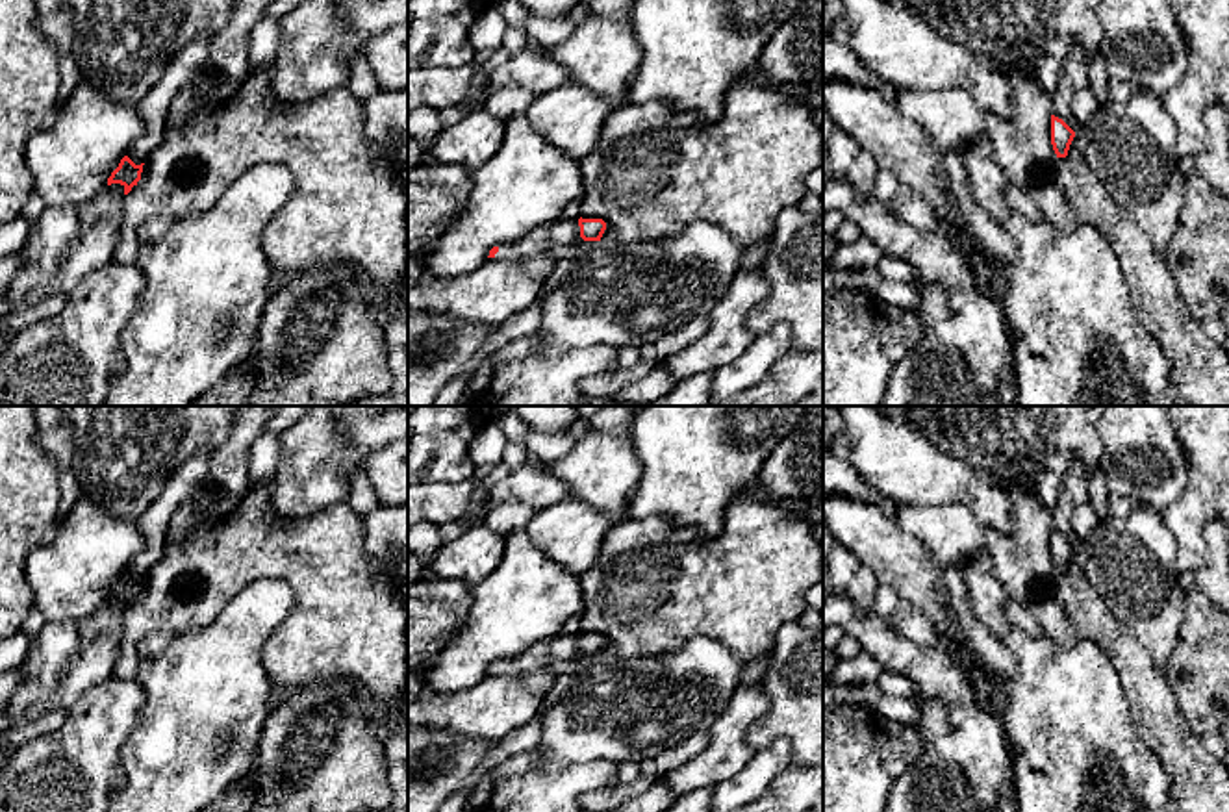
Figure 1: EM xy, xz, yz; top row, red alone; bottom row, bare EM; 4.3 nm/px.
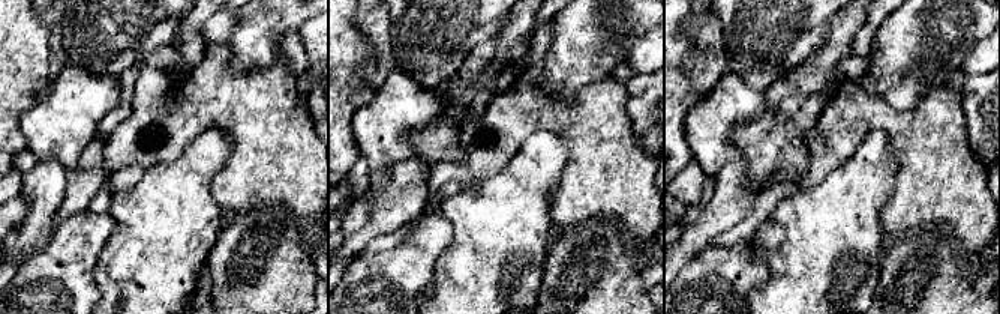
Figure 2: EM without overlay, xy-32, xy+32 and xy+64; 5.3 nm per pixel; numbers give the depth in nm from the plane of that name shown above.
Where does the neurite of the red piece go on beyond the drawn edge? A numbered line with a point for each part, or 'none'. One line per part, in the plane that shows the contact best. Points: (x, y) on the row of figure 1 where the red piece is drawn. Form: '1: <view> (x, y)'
1: xz (544, 238)

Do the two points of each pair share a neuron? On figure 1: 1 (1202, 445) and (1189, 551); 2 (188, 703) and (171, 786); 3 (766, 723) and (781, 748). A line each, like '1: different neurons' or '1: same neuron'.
1: same neuron
2: same neuron
3: different neurons

